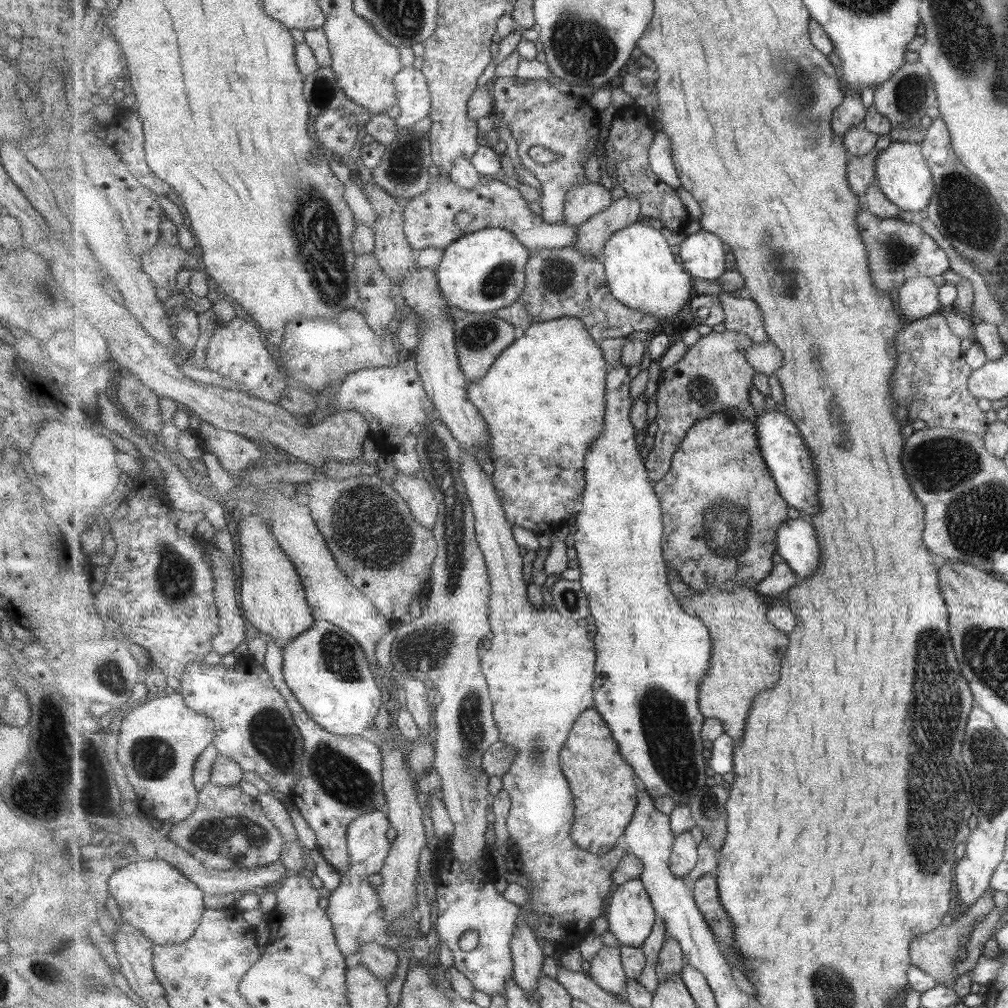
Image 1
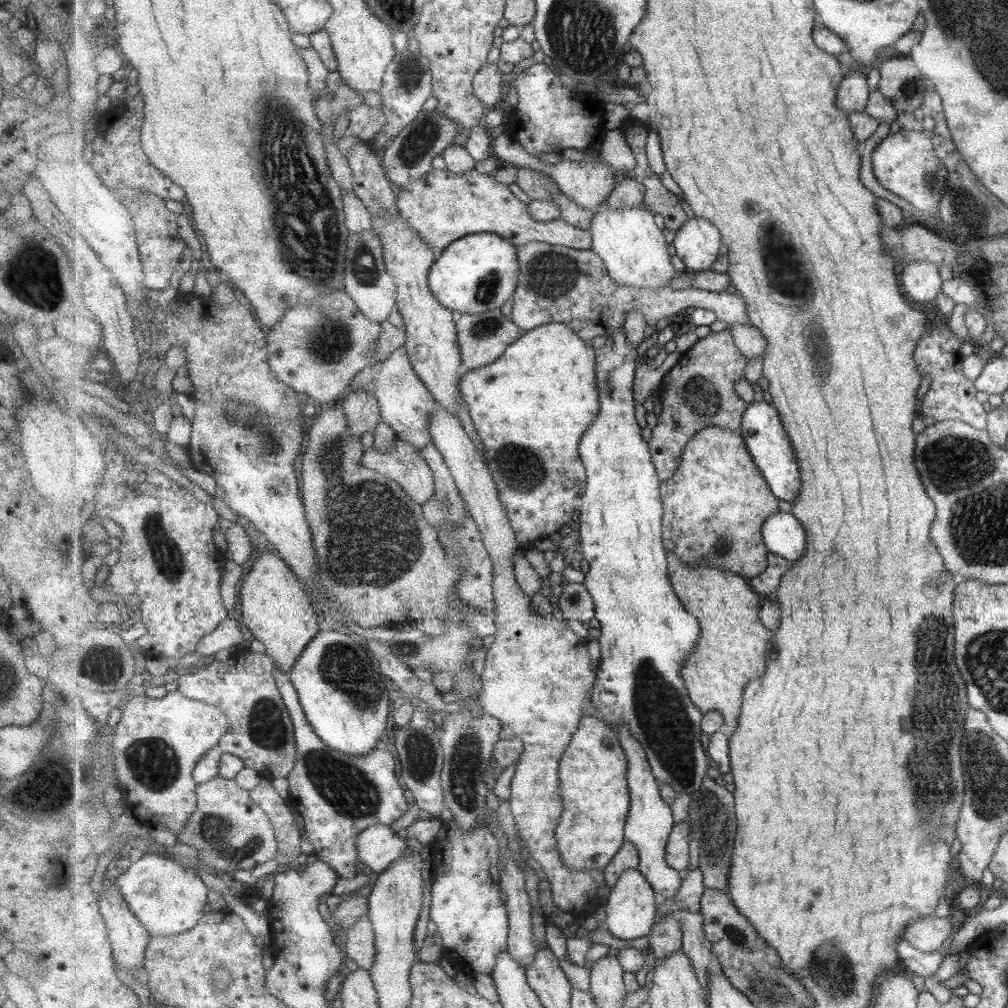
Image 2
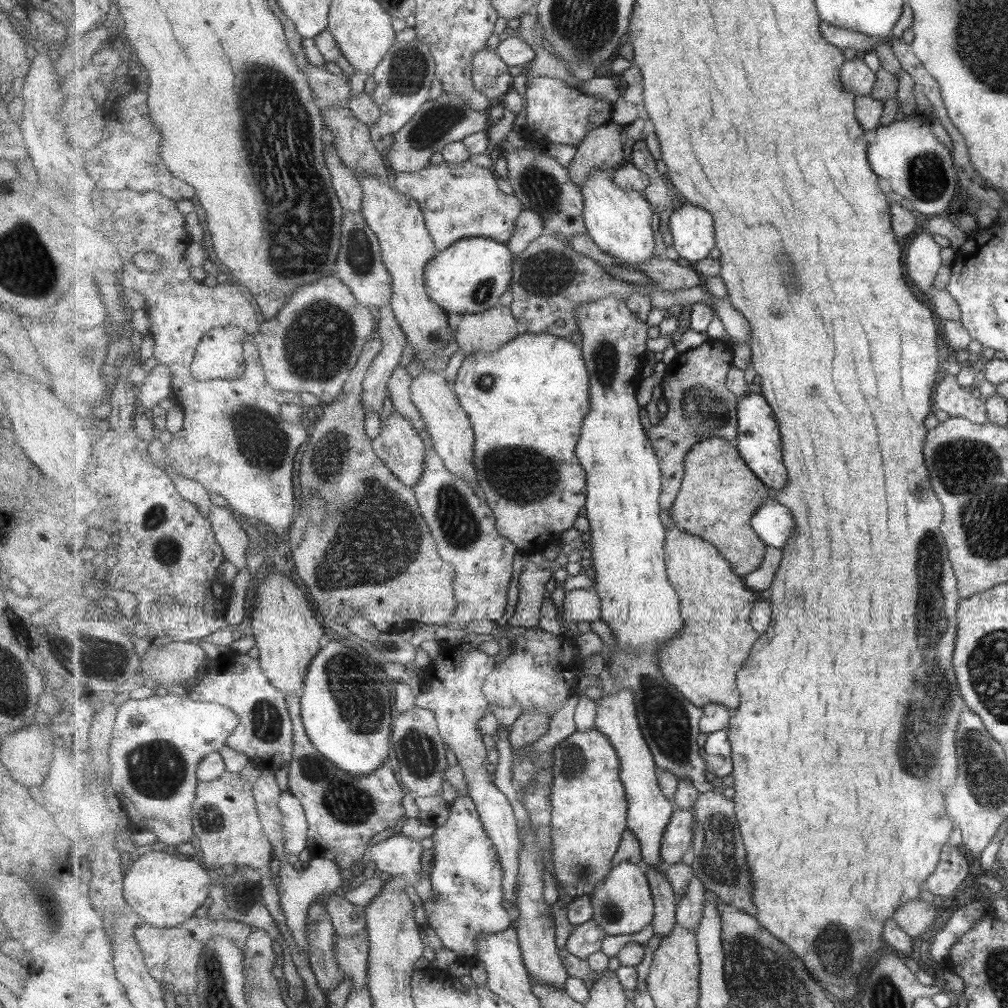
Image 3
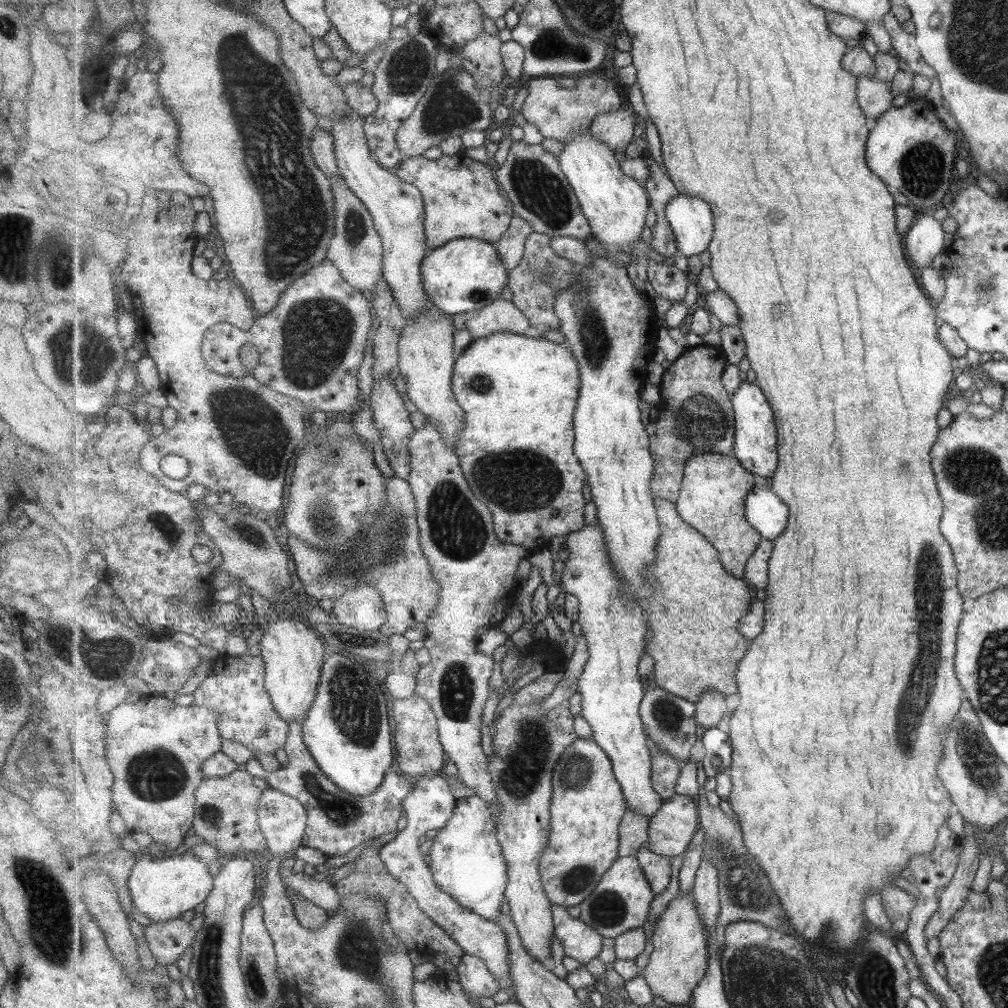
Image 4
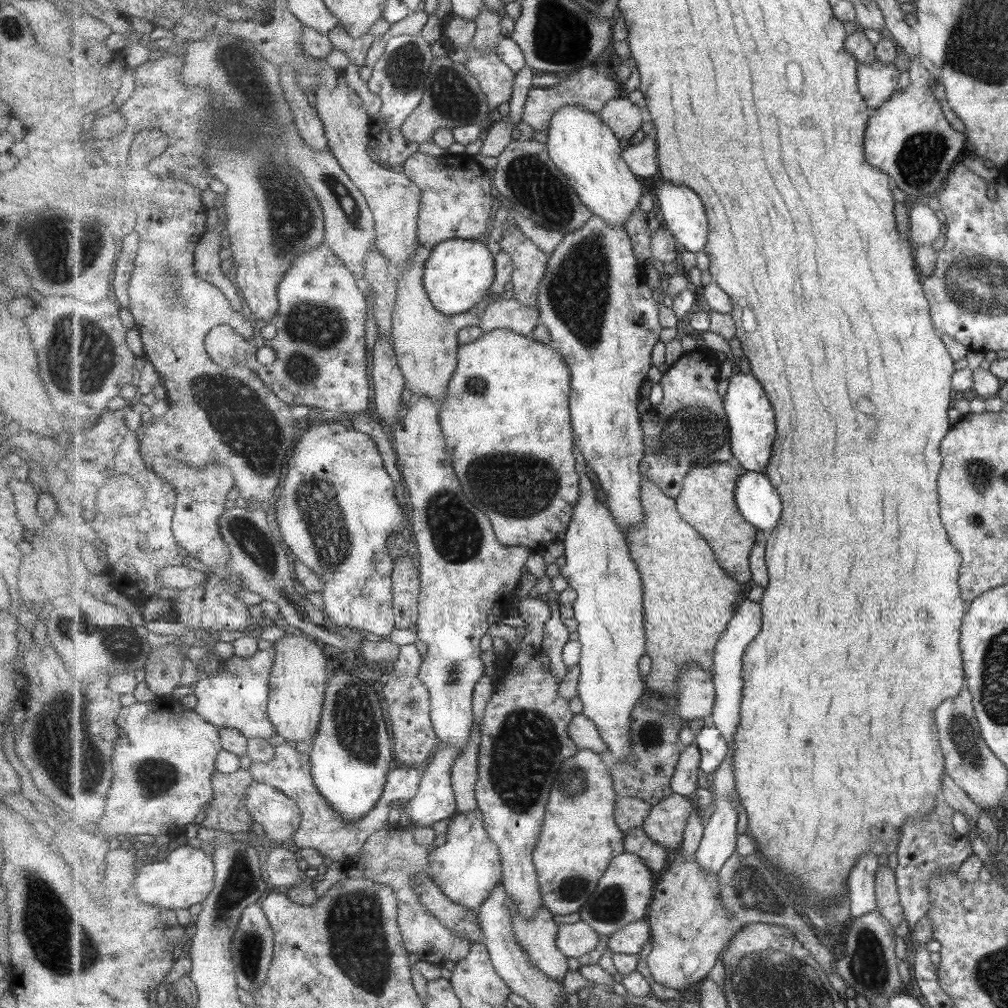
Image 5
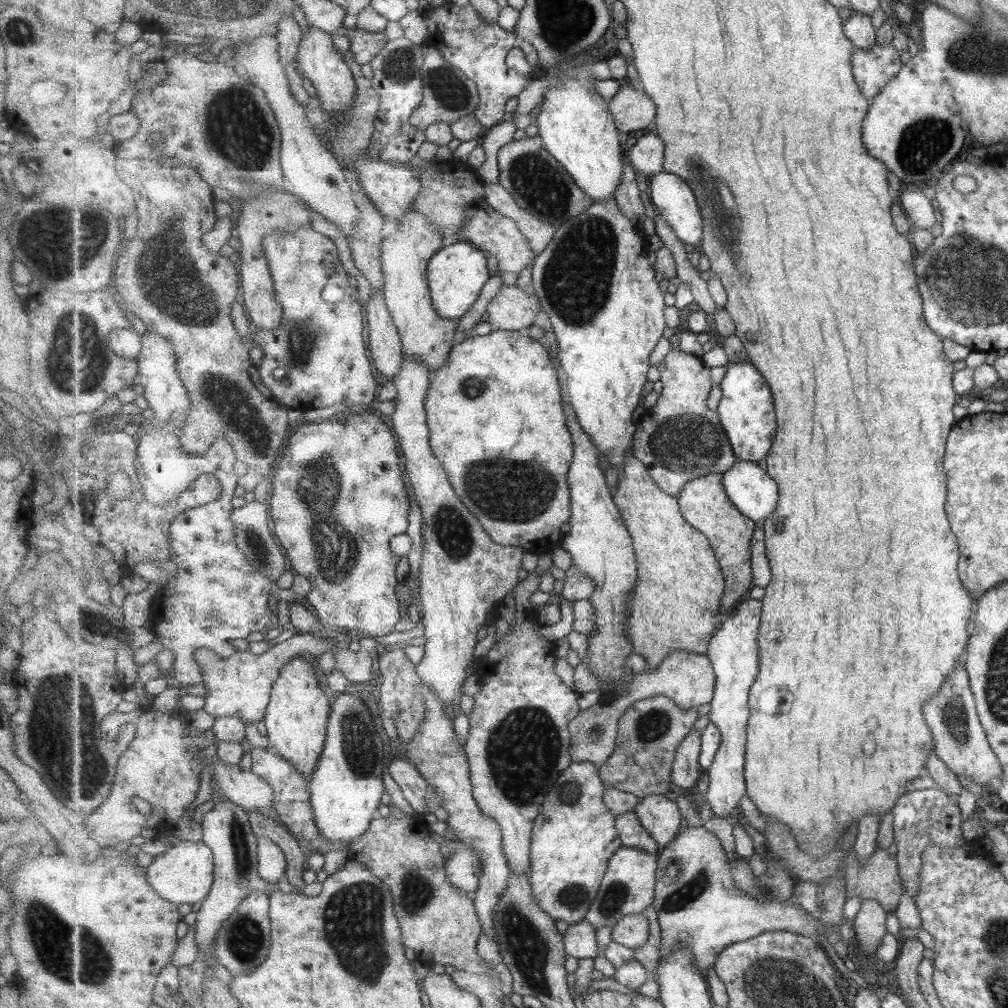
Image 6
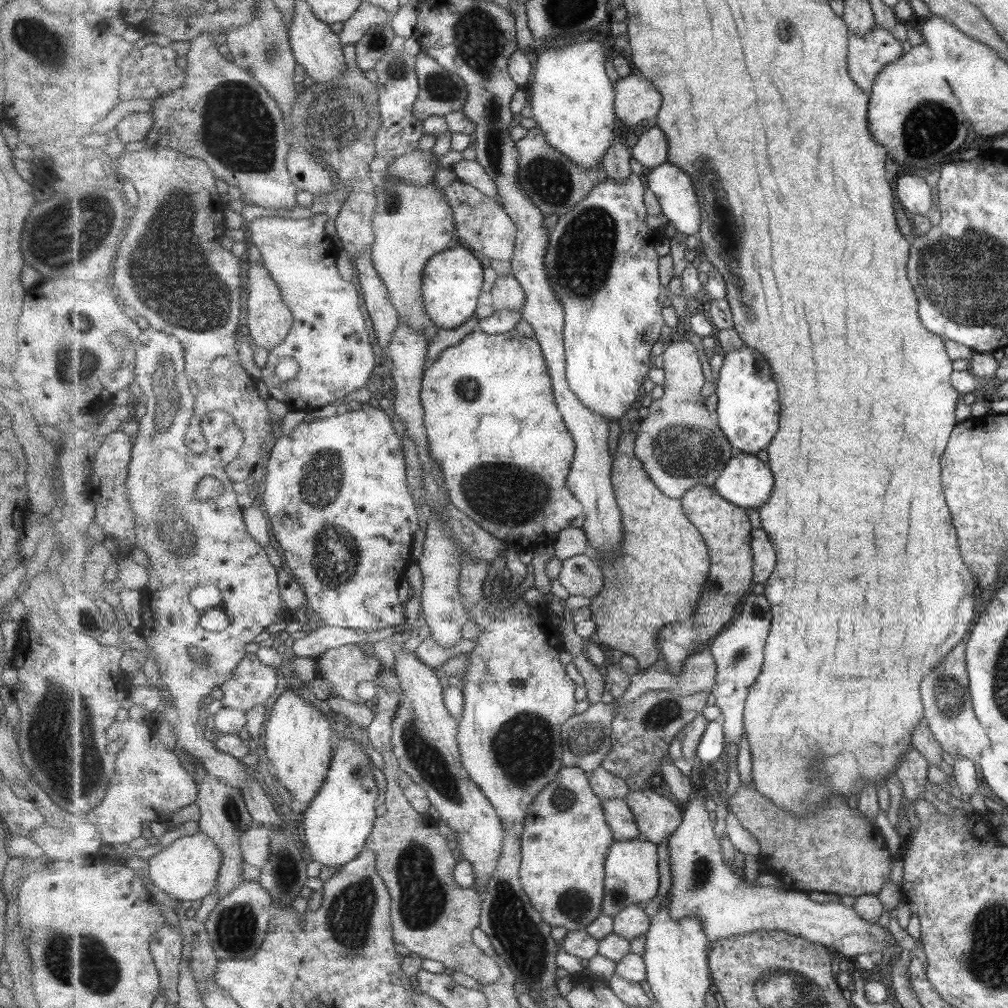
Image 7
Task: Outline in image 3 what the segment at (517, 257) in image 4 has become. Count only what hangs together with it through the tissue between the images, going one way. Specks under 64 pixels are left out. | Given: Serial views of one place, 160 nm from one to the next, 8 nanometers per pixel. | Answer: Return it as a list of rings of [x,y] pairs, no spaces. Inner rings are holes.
[[[524,209],[518,218],[518,228],[515,229],[514,237],[507,246],[517,256],[545,233],[547,233],[547,228],[542,214],[536,210]]]

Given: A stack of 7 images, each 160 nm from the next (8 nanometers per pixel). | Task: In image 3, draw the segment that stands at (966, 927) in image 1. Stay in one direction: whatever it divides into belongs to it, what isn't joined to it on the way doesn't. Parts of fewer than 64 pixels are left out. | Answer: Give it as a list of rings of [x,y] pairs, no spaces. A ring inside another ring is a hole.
[[[917,898],[900,906],[892,919],[907,936],[910,936],[913,943],[917,944],[919,936],[929,930],[937,914],[937,907]]]

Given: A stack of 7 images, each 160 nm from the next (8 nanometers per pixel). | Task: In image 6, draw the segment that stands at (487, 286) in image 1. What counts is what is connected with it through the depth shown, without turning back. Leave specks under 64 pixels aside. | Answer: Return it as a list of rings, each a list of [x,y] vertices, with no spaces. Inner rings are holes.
[[[450,240],[430,260],[428,279],[435,310],[444,319],[459,320],[478,301],[483,287],[490,281],[487,257],[479,247],[467,240]]]

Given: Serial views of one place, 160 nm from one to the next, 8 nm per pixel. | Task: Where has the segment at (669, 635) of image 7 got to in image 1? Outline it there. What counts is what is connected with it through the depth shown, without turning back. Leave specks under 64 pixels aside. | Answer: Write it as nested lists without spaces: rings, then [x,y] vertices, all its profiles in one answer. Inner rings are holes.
[[[726,408],[697,421],[672,458],[672,467],[654,489],[664,516],[662,545],[669,570],[676,570],[692,590],[705,593],[709,587],[733,591],[735,587],[756,589],[774,572],[779,528],[789,521],[790,504],[783,498],[778,482],[764,457],[756,421],[746,419],[742,410]]]

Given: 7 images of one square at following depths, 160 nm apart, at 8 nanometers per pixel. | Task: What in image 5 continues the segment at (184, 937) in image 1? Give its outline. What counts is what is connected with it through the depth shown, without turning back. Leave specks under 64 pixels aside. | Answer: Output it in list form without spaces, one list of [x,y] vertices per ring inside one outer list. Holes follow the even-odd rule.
[[[185,845],[169,851],[164,861],[141,865],[136,874],[136,887],[143,902],[167,910],[181,910],[206,900],[215,888],[215,875],[213,855]]]

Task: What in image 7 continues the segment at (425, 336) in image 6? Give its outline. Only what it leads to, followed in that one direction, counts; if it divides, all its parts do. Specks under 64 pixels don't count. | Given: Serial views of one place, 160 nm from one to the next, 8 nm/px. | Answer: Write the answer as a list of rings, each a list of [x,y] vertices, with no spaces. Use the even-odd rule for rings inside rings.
[[[388,169],[375,176],[378,210],[374,216],[376,243],[372,248],[372,259],[375,270],[378,270],[385,286],[388,288],[390,299],[394,307],[399,311],[400,318],[415,330],[427,330],[434,322],[427,314],[426,302],[423,298],[423,281],[427,263],[440,252],[450,248],[456,232],[456,218],[453,207],[449,204],[443,191],[437,189],[436,184],[425,187],[407,185],[394,176],[388,174]]]

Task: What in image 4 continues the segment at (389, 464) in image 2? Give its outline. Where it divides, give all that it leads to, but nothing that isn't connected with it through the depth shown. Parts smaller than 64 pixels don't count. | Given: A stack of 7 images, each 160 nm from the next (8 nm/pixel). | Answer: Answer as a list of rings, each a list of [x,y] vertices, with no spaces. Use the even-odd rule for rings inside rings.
[[[388,376],[374,381],[374,386],[370,394],[370,404],[373,409],[373,420],[380,432],[380,444],[384,455],[394,471],[394,474],[405,480],[408,480],[412,471],[412,454],[410,444],[412,436],[416,433],[411,422],[411,414],[404,403],[402,394],[397,392],[397,384],[391,385]]]

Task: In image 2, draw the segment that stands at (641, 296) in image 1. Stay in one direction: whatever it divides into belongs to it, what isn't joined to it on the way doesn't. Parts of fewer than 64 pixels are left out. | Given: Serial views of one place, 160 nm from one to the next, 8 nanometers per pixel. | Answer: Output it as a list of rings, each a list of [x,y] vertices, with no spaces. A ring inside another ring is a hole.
[[[608,201],[602,202],[596,211],[594,221],[592,222],[593,247],[592,249],[604,260],[608,268],[611,278],[621,286],[632,286],[633,288],[648,288],[655,290],[656,288],[667,288],[667,284],[683,274],[675,270],[673,266],[673,256],[669,254],[669,244],[665,238],[665,232],[655,224],[655,216],[653,211],[644,206],[632,206],[627,210],[612,210],[608,206]]]

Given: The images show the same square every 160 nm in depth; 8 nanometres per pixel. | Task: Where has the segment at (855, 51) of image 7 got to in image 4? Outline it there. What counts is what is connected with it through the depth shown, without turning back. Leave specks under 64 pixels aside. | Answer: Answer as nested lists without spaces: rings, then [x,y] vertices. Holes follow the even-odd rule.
[[[875,77],[858,78],[858,101],[863,108],[870,126],[891,108],[891,83],[883,83]]]

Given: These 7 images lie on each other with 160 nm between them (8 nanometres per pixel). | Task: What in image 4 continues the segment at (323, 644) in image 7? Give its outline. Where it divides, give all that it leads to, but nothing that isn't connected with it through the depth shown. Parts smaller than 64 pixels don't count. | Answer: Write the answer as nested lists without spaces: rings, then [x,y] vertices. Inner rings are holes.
[[[248,652],[241,656],[228,657],[224,669],[217,670],[203,686],[195,692],[197,706],[210,706],[220,714],[220,730],[224,739],[240,742],[250,748],[256,756],[275,754],[279,748],[285,749],[290,737],[290,722],[286,721],[275,708],[270,692],[266,689],[266,664],[262,655],[251,656]]]

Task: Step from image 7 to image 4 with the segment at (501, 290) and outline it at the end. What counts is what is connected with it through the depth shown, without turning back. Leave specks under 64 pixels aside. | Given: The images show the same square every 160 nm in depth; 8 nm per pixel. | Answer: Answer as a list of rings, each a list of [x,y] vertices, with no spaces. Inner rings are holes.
[[[501,298],[479,311],[466,314],[464,324],[474,340],[487,338],[497,332],[525,334],[530,319],[510,300]]]

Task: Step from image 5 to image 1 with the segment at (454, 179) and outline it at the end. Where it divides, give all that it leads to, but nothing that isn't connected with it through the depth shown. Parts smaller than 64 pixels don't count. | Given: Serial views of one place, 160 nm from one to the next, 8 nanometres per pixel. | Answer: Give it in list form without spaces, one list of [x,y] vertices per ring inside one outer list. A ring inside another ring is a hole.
[[[451,178],[448,180],[433,180],[427,193],[412,199],[404,209],[406,237],[415,250],[422,248],[438,248],[446,252],[448,246],[469,233],[477,232],[489,227],[503,227],[514,232],[519,240],[533,253],[544,248],[562,249],[572,246],[575,242],[578,227],[564,223],[551,224],[544,221],[543,215],[537,215],[527,204],[518,188],[506,186],[503,178],[496,178],[475,189],[467,190]],[[459,212],[471,215],[470,225],[467,229],[457,227],[455,220]]]

